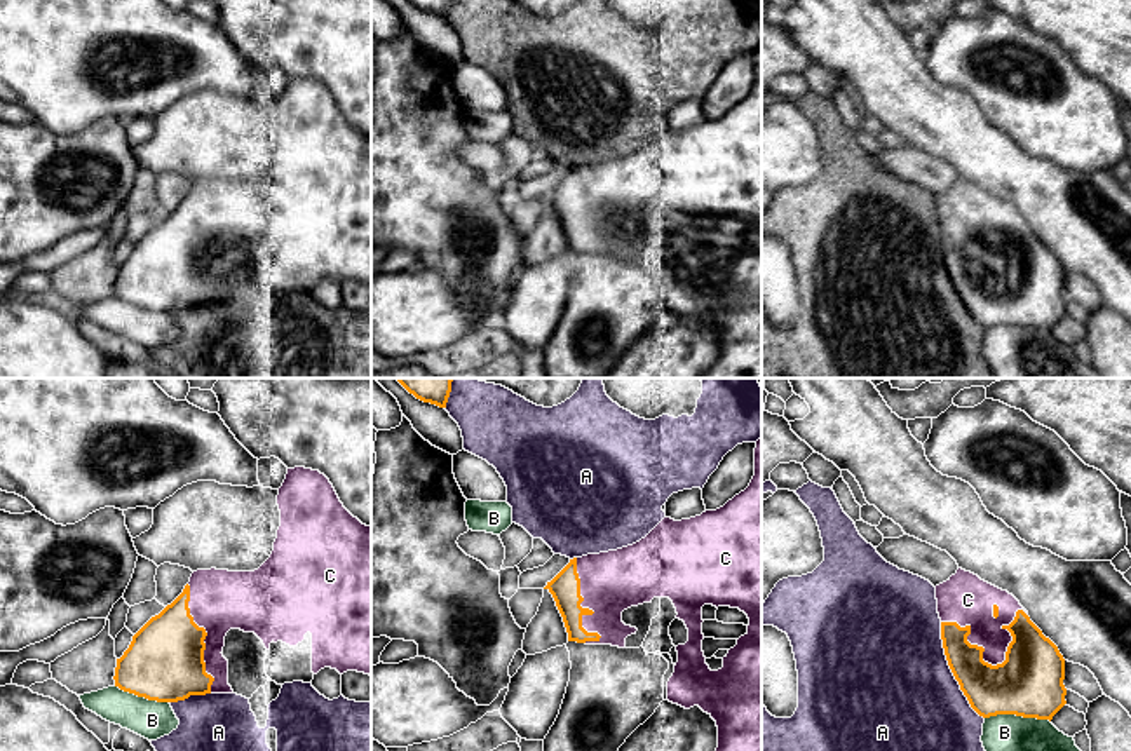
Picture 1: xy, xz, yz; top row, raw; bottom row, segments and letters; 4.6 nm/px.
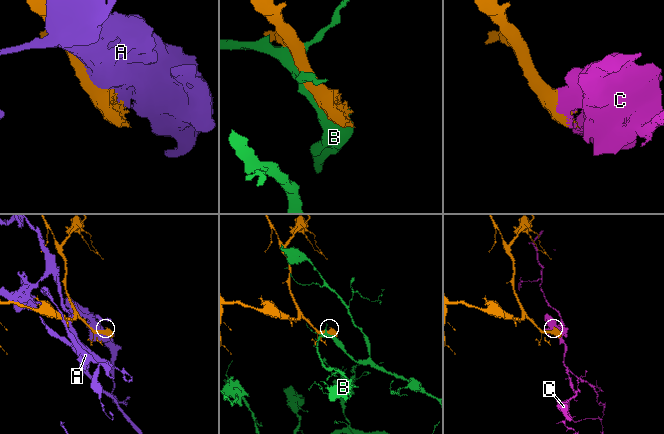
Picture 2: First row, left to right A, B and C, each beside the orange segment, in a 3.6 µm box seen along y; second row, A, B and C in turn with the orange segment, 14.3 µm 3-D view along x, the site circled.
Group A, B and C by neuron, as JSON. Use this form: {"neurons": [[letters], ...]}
{"neurons": [["A"], ["B"], ["C"]]}

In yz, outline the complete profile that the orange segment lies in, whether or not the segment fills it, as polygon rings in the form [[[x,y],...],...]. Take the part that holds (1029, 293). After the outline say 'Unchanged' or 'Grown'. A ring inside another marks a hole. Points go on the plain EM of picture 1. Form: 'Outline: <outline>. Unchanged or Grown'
Outline: [[[962,178],[936,195],[936,209],[945,265],[971,317],[983,328],[1016,324],[1051,331],[1067,314],[1065,268],[1019,211]]]. Grown

